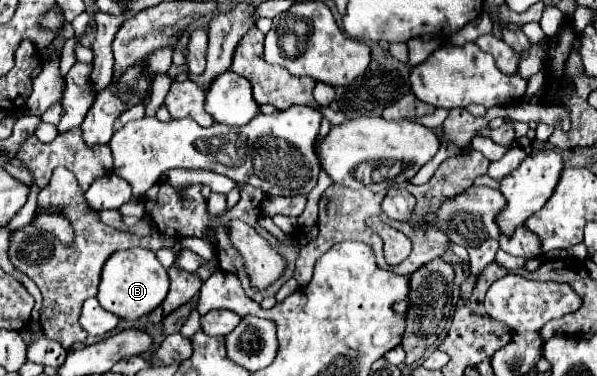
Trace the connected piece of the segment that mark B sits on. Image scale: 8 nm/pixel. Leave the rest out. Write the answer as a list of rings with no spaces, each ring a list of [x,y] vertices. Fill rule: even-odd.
[[[130,248],[114,252],[102,268],[98,302],[104,310],[118,314],[124,320],[136,320],[144,314],[150,314],[166,298],[166,294],[168,294],[168,274],[152,250]]]

